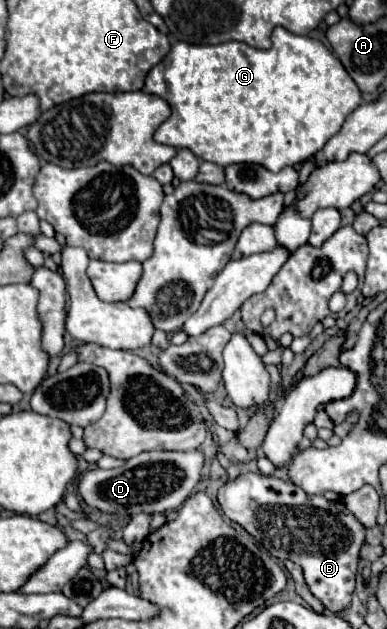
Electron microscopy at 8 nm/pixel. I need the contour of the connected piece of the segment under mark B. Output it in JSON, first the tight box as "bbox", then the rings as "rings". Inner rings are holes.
{"bbox":[219,473,365,613],"rings":[[[245,473],[219,489],[223,513],[251,533],[273,557],[291,559],[303,569],[307,589],[331,613],[343,613],[351,605],[359,551],[365,543],[365,527],[341,501],[309,495],[291,481]]]}

